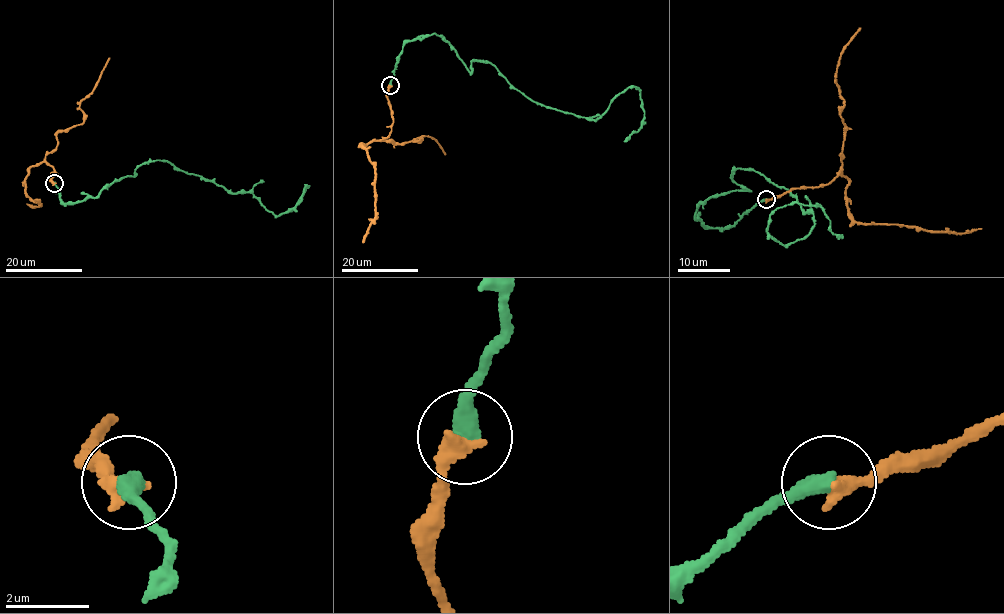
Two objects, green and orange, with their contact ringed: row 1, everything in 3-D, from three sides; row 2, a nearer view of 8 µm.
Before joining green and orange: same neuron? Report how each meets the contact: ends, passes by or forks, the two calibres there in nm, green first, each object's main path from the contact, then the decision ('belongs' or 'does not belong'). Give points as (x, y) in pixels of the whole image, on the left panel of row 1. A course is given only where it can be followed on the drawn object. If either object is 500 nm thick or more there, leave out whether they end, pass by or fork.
green ends | orange ends | 480/440 nm | green via (54, 182), (62, 201), (85, 201), (155, 160), (233, 193), (250, 192), (279, 216), (307, 185), (288, 210) | orange via (54, 182), (51, 178), (56, 171), (45, 162), (30, 168), (25, 192), (39, 201), (39, 206), (26, 203) | does not belong

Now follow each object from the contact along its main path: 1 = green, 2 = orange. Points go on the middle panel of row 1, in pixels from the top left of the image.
1: (390, 85), (402, 47), (436, 33), (470, 72), (491, 63), (594, 120), (637, 88), (624, 142)
2: (390, 85), (387, 99), (392, 131), (381, 140), (361, 143), (375, 168), (375, 220), (362, 242)

